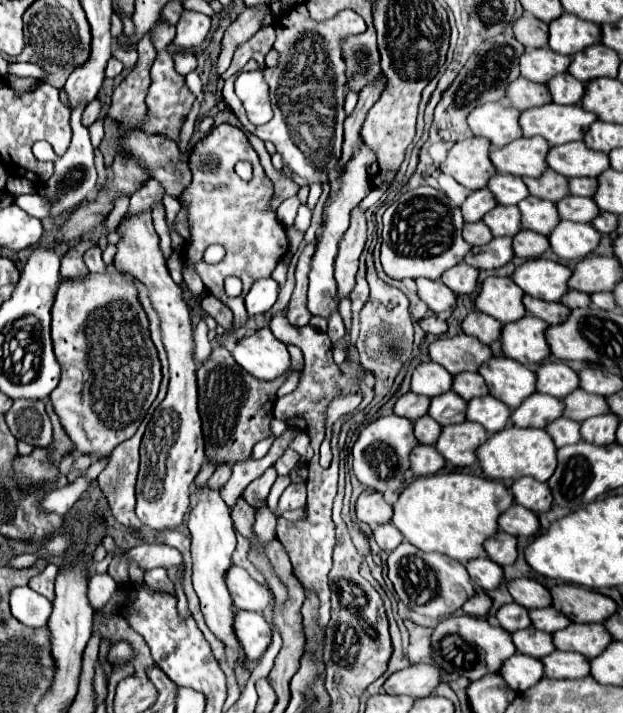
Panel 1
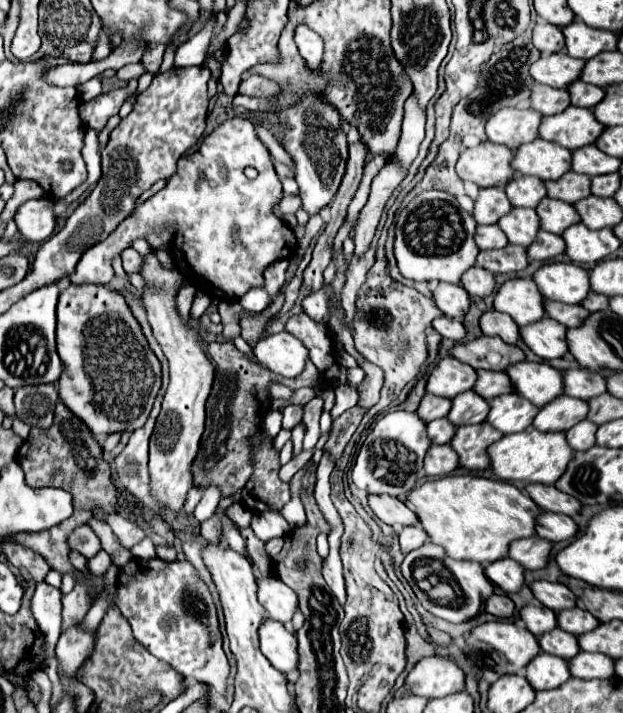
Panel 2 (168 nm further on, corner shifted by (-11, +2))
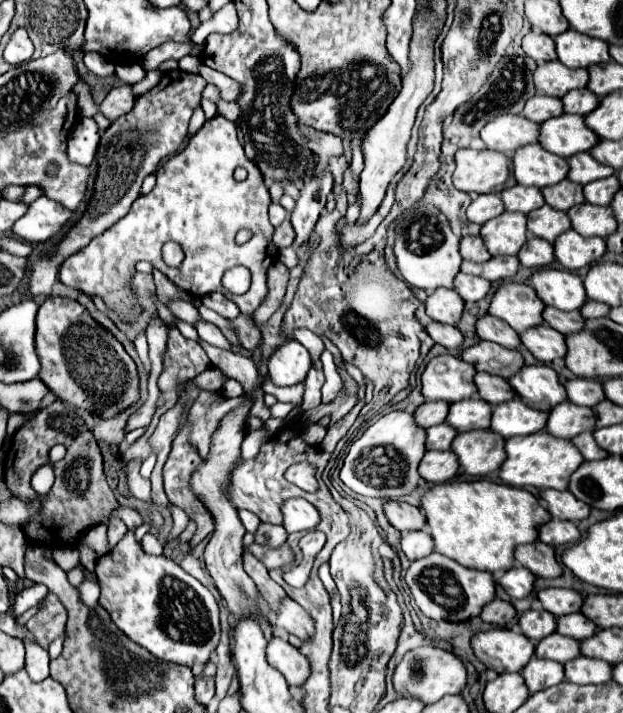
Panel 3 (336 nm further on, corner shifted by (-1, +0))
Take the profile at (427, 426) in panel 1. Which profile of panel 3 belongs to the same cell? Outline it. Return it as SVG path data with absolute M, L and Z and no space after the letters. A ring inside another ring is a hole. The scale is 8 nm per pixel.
M437 424L435 428L427 428L427 450L451 450L455 436L457 436L457 430L449 424Z

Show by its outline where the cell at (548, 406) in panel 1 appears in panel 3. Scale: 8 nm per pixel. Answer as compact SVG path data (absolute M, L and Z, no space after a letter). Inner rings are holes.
M563 402L549 412L547 432L555 438L573 440L587 430L595 430L595 414L591 408Z

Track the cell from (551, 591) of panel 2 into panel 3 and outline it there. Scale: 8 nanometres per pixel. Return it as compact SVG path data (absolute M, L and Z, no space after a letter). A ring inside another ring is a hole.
M545 588L539 594L539 600L547 612L553 616L565 616L579 612L583 606L583 596L575 590L565 590L565 588Z

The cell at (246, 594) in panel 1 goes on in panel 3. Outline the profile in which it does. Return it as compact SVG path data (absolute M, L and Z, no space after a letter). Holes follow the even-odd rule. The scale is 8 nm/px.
M291 598L281 602L281 612L277 616L277 626L283 626L289 634L295 634L301 642L309 642L315 634L313 618Z

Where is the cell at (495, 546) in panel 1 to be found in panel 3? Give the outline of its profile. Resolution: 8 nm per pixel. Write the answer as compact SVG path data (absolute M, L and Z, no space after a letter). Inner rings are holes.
M543 542L519 546L515 550L515 560L539 578L557 578L563 572L561 564L555 558L555 548Z

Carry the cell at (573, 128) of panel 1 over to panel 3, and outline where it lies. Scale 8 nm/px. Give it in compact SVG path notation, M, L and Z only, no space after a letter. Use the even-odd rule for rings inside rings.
M561 114L541 124L539 144L563 158L571 158L577 152L587 152L599 142L599 136L589 130L581 116Z

